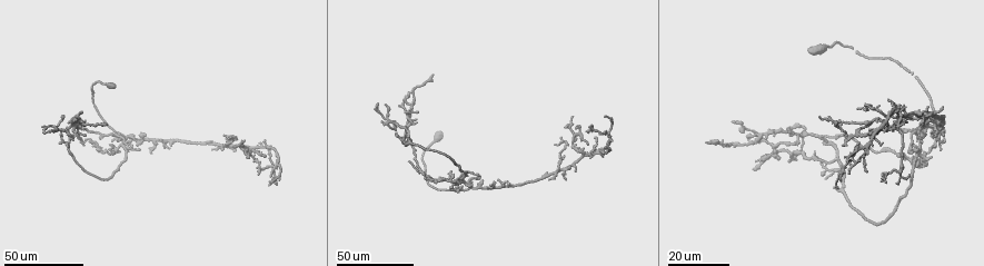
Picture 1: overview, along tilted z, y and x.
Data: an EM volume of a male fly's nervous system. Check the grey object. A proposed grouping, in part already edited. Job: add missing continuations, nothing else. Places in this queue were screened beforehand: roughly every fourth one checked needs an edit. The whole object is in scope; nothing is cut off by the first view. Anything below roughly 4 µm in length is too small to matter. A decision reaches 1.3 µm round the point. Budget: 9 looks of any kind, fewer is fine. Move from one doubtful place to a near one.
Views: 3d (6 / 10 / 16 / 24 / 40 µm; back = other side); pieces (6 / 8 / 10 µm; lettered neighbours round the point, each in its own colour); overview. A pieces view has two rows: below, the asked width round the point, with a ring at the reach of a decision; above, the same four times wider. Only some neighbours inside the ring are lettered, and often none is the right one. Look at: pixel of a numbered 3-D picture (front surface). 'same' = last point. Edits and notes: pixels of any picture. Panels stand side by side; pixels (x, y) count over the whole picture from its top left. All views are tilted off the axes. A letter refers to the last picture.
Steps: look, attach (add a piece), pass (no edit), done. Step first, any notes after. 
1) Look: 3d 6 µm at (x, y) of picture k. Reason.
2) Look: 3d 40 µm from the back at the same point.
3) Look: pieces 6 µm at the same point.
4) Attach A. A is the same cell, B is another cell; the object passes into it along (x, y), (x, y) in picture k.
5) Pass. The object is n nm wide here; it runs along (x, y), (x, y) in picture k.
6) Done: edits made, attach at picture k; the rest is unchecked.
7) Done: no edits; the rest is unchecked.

Look: 3d 24 µm at (408, 162) of picture 1. Thin end.

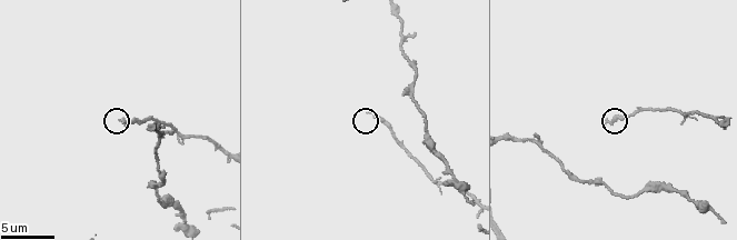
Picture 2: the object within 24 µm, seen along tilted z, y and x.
Look: pieces 10 µm at (119, 121) of picture 2.

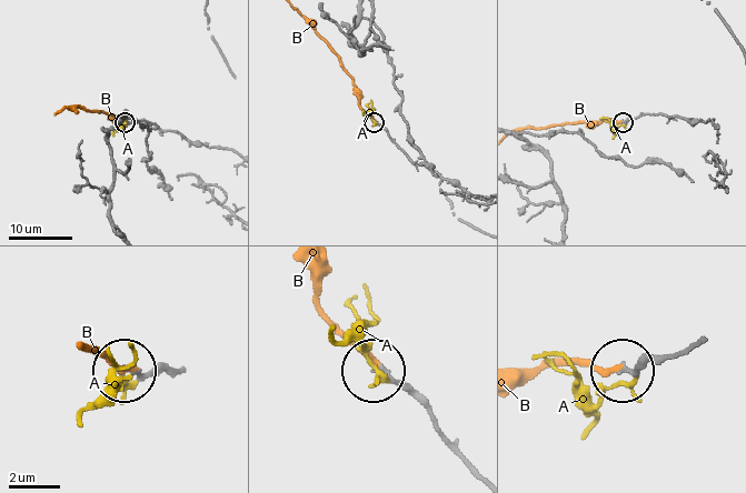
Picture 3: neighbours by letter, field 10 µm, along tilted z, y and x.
Pass. A and B are other cells; it runs along (685, 350), (653, 355), (635, 369), (620, 366) in picture 3; no lettered piece goes on from it.

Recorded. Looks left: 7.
Look: 3d 24 µm at (383, 121) of picture 1. Free end.

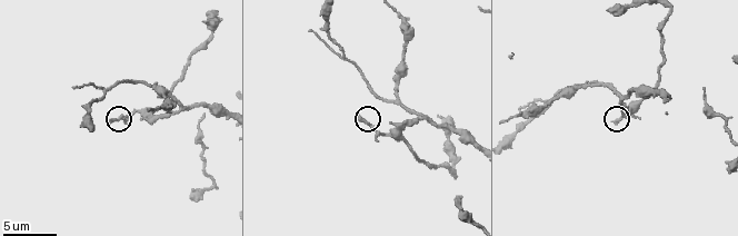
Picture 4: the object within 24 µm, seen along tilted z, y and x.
Look: pieces 6 µm at (361, 118) of picture 4.

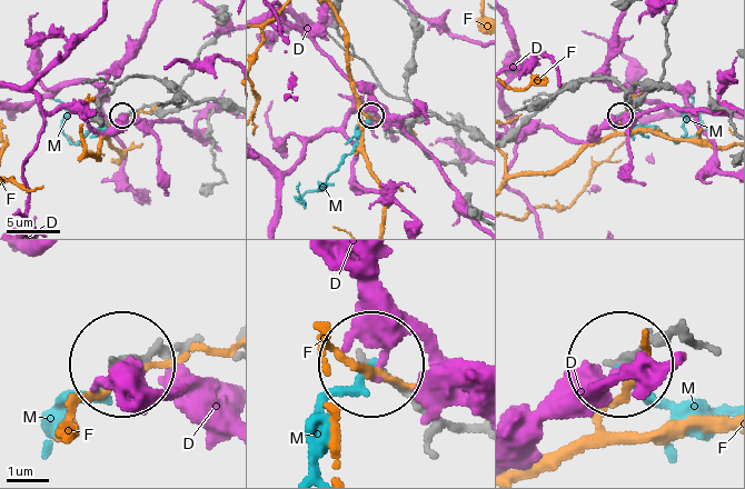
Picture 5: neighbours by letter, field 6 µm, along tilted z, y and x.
Pass. D, F and M are other cells; it runs along (675, 327), (622, 359) in picture 5; no lettered piece goes on from it.

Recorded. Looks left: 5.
Look: 3d 24 µm at (65, 127) of picture 1.

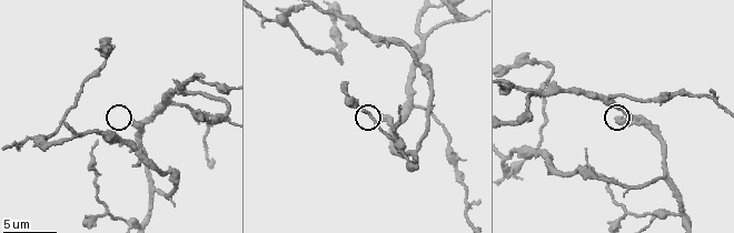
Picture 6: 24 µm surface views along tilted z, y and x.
Look: pieces 10 µm at (617, 119) of picture 6. See the neighbours.

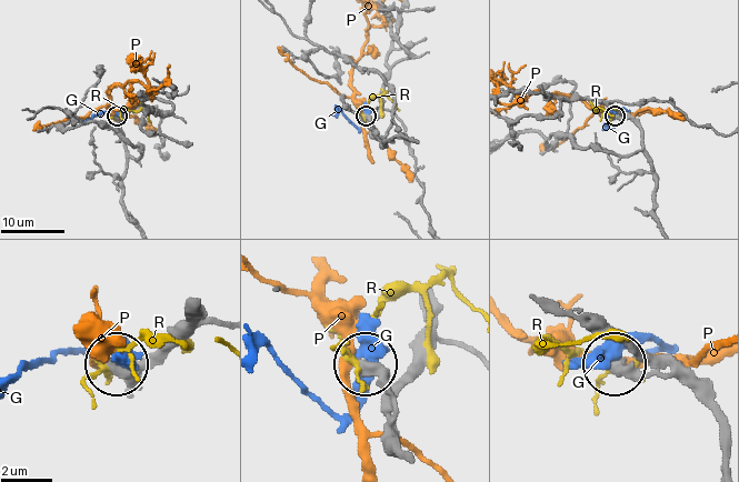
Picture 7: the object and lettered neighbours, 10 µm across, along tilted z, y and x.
Pass. G, P and R are other cells; it runs along (408, 450), (392, 428), (388, 385), (366, 364) in picture 7; none of them fits.

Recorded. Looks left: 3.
Look: 3d 40 µm at (458, 193) of picture 1. An open end.

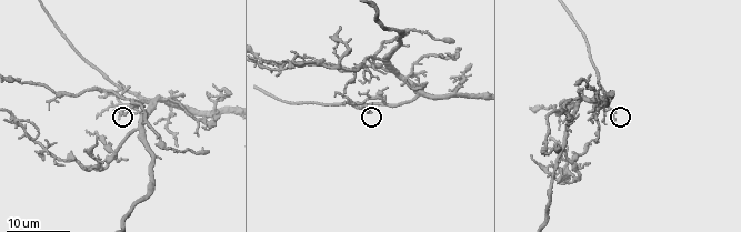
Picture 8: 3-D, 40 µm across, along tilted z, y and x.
Look: pieces 6 µm at (613, 119) of picture 8. See the neighbours.

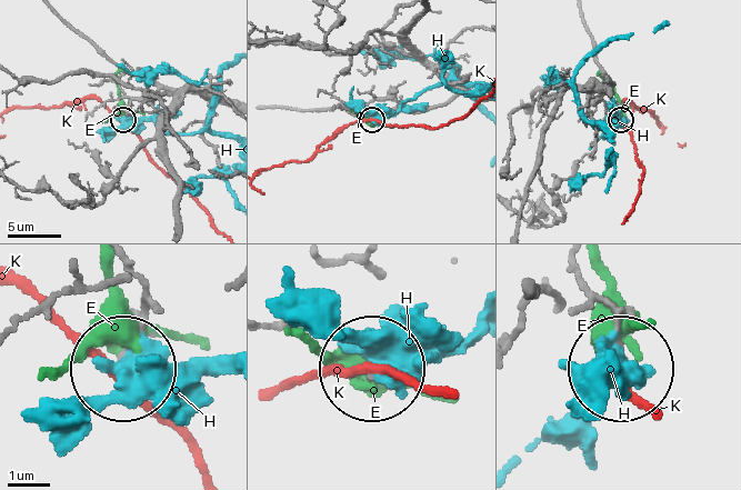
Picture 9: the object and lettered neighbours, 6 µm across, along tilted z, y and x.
Pass. E, H and K are other cells; no lettered piece goes on from it.

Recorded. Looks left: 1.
Done: no edits; the rest is unchecked.

